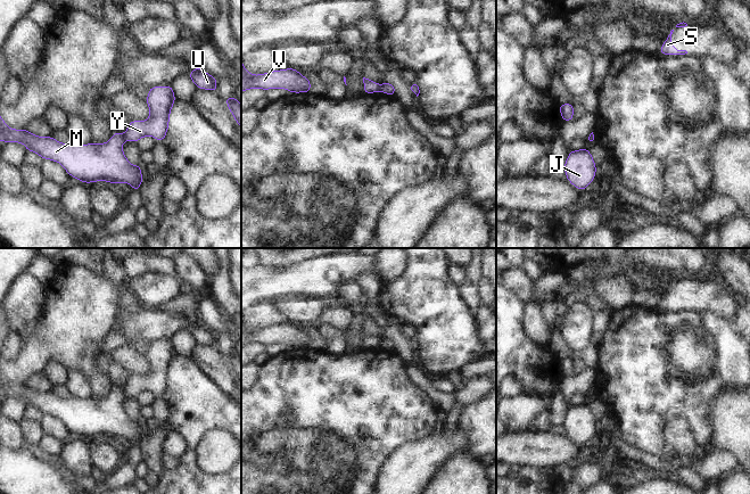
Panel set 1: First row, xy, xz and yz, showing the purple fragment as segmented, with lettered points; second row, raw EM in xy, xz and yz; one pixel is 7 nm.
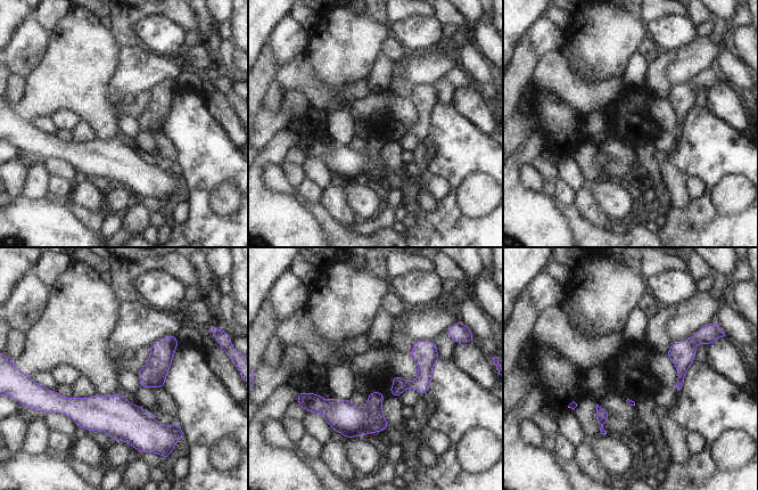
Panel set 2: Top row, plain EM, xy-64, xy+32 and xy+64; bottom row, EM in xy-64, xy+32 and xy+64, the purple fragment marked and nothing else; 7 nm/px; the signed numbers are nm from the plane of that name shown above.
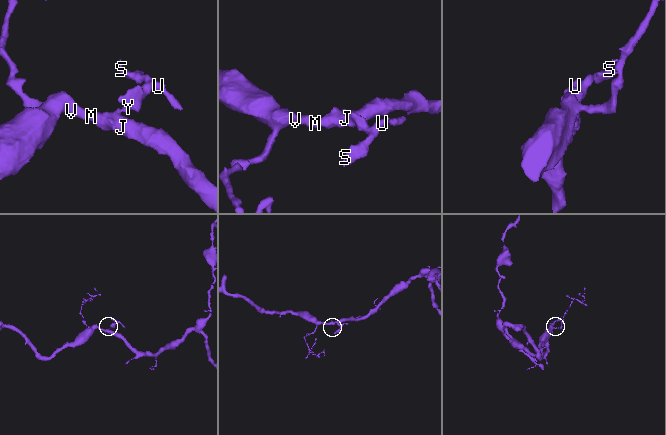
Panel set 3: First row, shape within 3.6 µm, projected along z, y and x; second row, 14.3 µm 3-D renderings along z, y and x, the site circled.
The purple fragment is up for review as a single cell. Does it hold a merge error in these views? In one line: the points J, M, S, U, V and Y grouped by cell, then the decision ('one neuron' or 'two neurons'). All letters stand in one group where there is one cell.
groups J M V / S U Y; two neurons

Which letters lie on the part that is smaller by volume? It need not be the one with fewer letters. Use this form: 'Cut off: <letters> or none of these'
Cut off: S, U, Y

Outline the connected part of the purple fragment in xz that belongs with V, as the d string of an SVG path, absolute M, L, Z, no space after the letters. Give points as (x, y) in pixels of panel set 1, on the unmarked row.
M241 314L241 347L250 344L285 344L291 348L308 348L311 346L311 337L295 323L286 323L271 326L263 329L252 329Z

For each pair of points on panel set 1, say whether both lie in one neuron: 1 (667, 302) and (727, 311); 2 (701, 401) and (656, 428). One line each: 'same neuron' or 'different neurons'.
1: same neuron
2: same neuron

